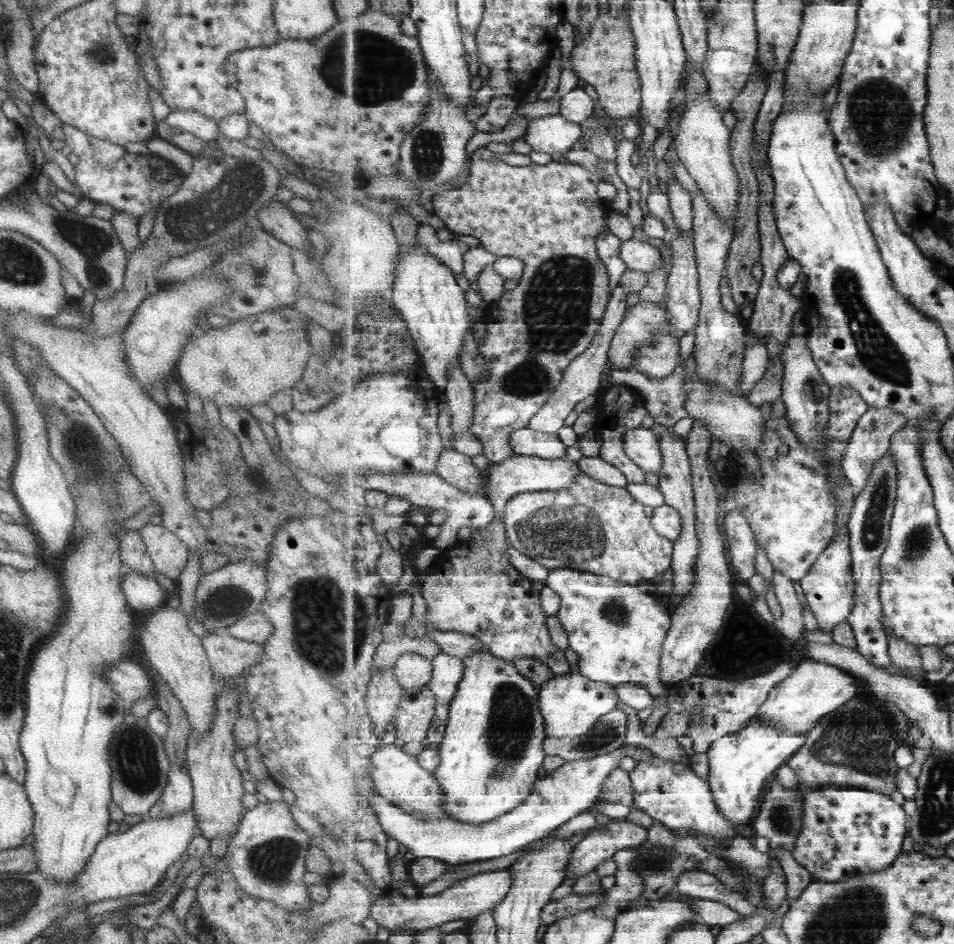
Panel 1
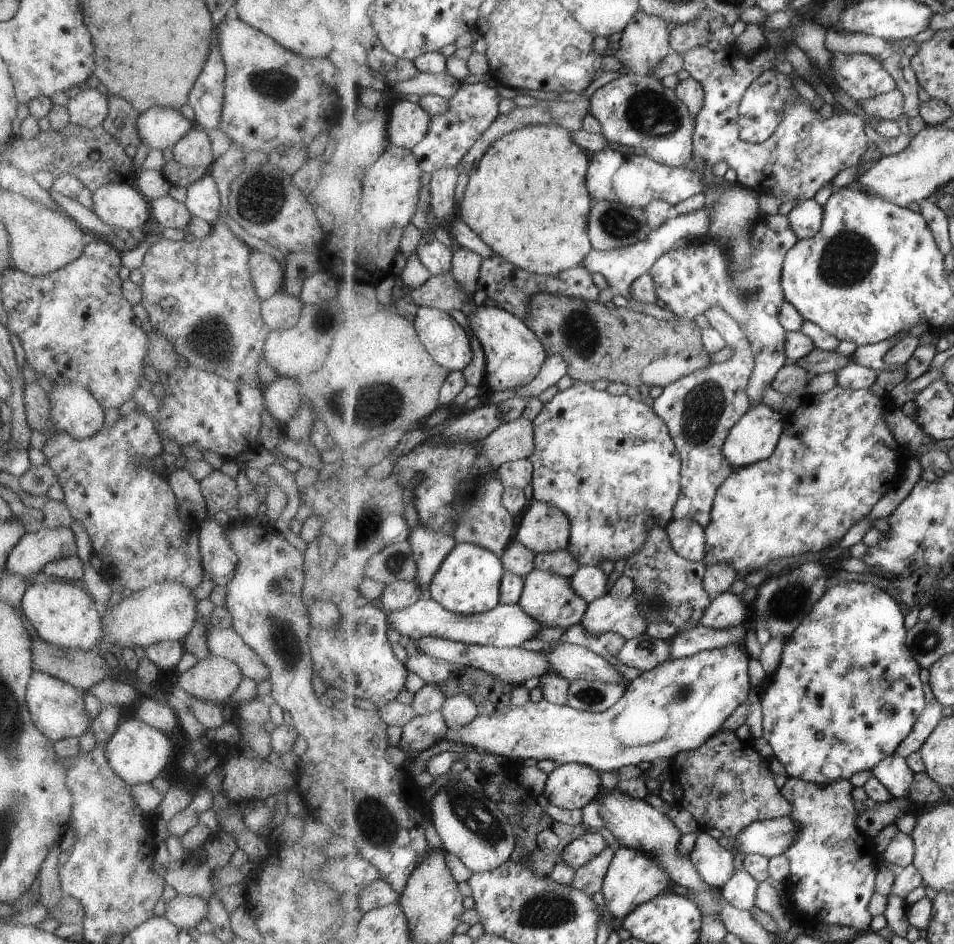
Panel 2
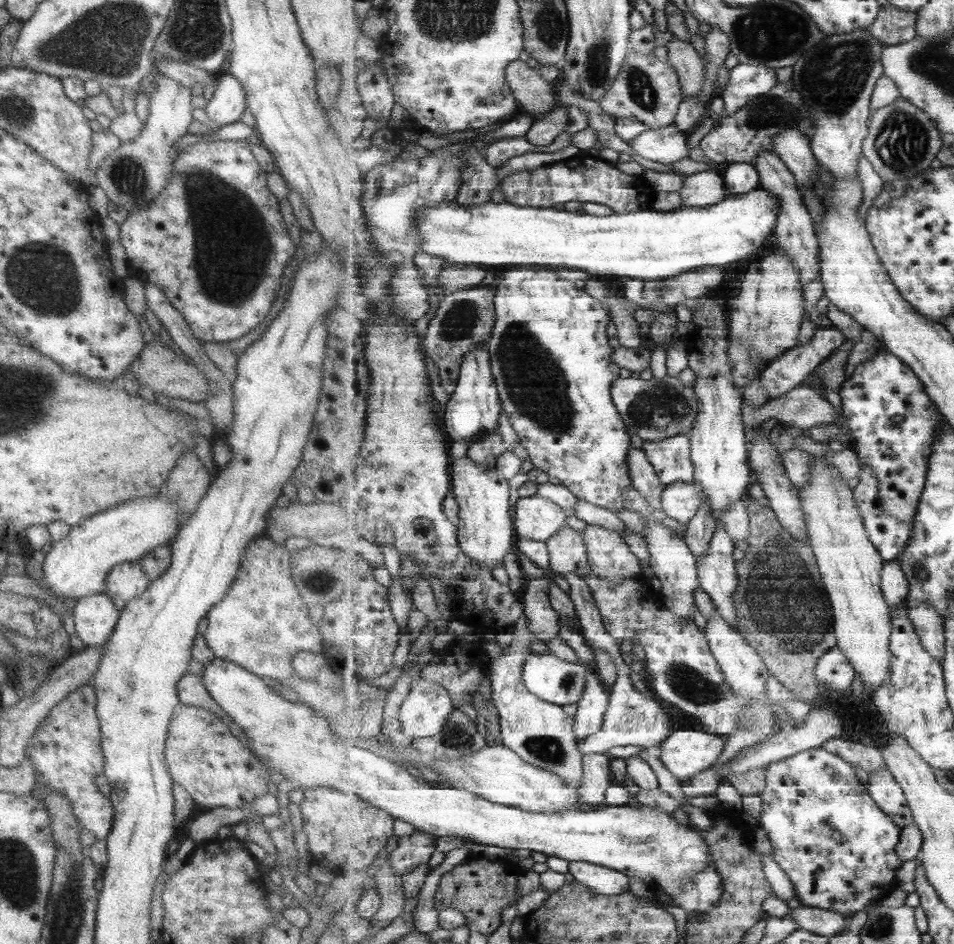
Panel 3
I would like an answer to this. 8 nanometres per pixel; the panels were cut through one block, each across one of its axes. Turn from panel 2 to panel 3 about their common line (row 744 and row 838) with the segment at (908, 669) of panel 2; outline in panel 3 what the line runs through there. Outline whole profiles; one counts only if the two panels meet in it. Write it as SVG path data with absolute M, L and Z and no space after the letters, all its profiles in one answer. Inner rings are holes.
M824 747L811 748L789 758L771 763L768 767L768 785L762 792L763 811L760 827L767 832L773 858L791 882L803 906L832 910L845 917L882 901L895 889L895 872L903 866L896 846L900 844L902 826L899 826L877 802L869 790L857 779L851 762Z

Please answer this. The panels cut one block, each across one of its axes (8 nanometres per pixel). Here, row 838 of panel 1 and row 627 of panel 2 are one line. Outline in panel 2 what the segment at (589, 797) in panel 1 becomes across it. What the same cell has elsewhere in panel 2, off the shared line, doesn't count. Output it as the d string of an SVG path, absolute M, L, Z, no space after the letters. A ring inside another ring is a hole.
M423 596L407 608L389 613L388 622L397 632L408 636L415 643L423 637L434 636L474 645L496 647L519 647L519 644L523 644L529 639L535 639L534 634L544 627L542 623L537 622L537 619L531 618L519 603L514 605L501 603L489 612L468 615L454 613L440 602L427 596Z

